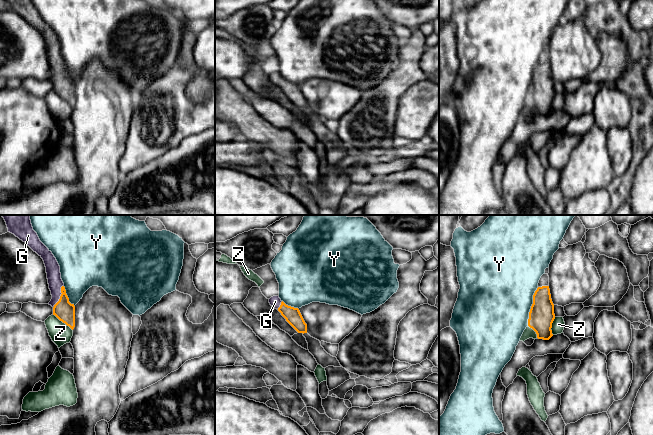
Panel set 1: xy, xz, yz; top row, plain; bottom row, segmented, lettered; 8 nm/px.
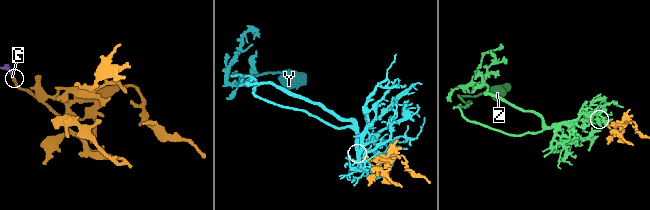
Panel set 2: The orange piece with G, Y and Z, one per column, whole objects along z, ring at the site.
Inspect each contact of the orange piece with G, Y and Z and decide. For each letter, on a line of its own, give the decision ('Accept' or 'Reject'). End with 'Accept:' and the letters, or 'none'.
G: Accept
Y: Reject
Z: Reject
Accept: G

